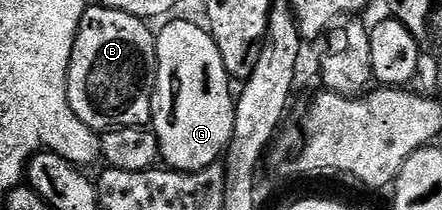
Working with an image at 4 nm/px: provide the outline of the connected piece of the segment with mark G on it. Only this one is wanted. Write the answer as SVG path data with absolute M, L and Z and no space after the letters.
M168 20L163 30L158 30L155 39L155 50L157 51L157 67L159 70L155 72L155 94L151 100L151 123L150 128L157 135L159 140L159 153L161 161L168 169L179 169L183 173L196 173L201 171L205 167L216 164L226 154L227 144L231 142L231 136L233 135L233 123L235 122L235 102L237 100L236 94L231 93L231 86L233 86L233 80L230 74L227 73L225 63L222 62L221 51L218 50L217 43L211 37L211 34L201 24L194 25L191 21L171 21Z

